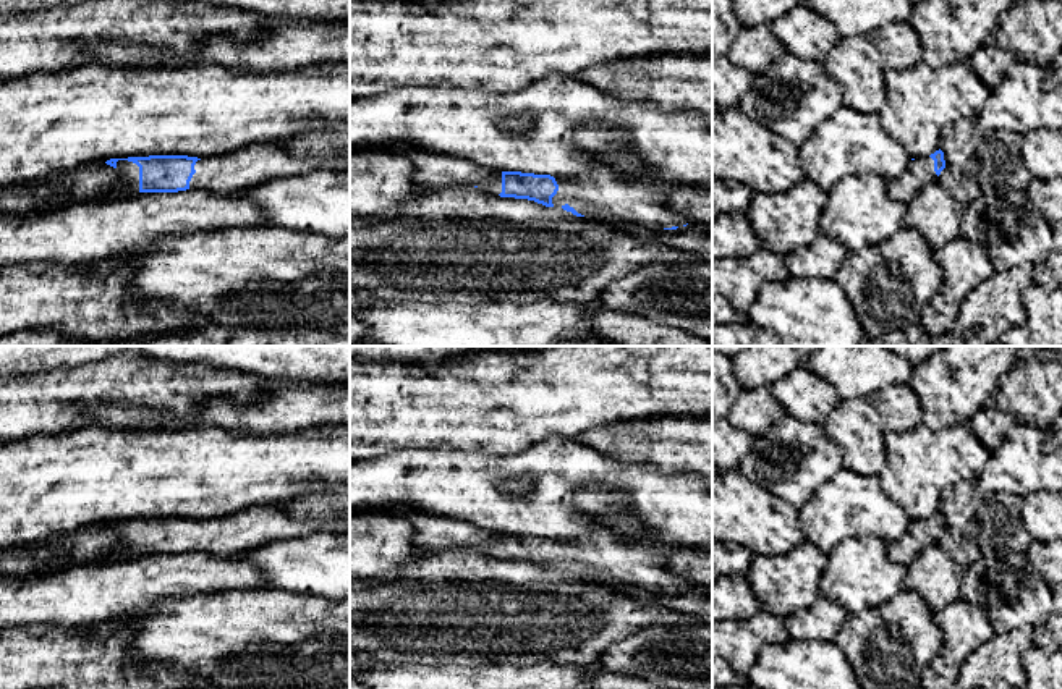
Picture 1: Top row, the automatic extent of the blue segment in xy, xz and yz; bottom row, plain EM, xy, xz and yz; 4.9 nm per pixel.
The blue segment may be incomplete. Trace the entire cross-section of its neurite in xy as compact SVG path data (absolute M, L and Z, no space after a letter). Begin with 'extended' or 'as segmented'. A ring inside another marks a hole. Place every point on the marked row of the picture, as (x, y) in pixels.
extended; M278 142L248 144L210 159L149 155L110 159L105 163L118 171L120 180L102 201L186 189L233 196L267 180L301 175L325 165L314 159L296 159Z

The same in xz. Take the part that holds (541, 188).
extended; M398 144L387 152L408 157L414 167L414 181L426 188L474 186L500 197L563 209L576 217L609 212L620 222L646 228L657 225L677 230L688 225L688 217L667 202L669 188L625 181L612 170L550 176L492 170L453 155L435 155L411 144Z

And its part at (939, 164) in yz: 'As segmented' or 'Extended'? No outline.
Extended

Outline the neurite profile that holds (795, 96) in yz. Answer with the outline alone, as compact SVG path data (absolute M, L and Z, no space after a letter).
M785 53L740 100L751 118L801 147L814 131L842 107L842 87L824 63Z

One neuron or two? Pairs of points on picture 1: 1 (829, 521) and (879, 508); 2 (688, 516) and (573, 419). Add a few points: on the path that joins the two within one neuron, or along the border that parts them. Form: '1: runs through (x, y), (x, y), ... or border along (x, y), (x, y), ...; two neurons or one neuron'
1: runs through (842, 511), (866, 510); one neuron
2: border along (573, 437), (552, 435), (536, 443); two neurons

